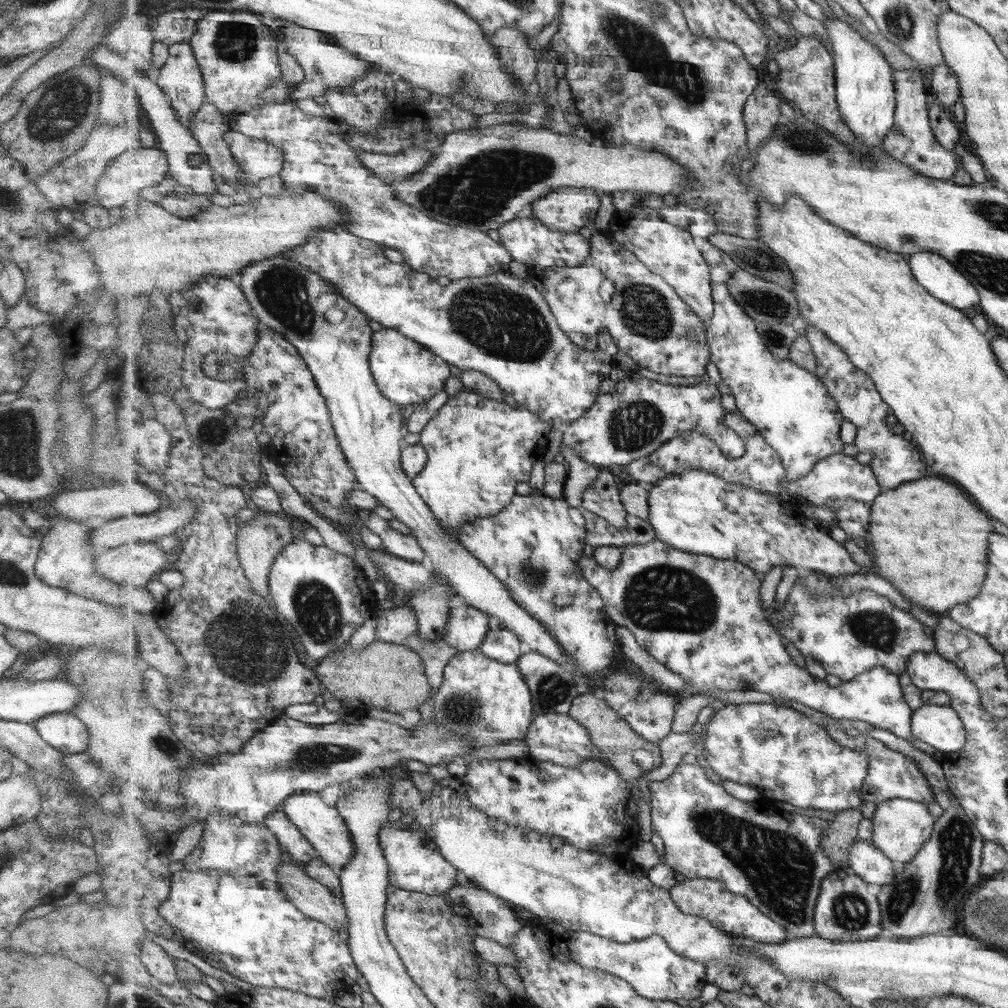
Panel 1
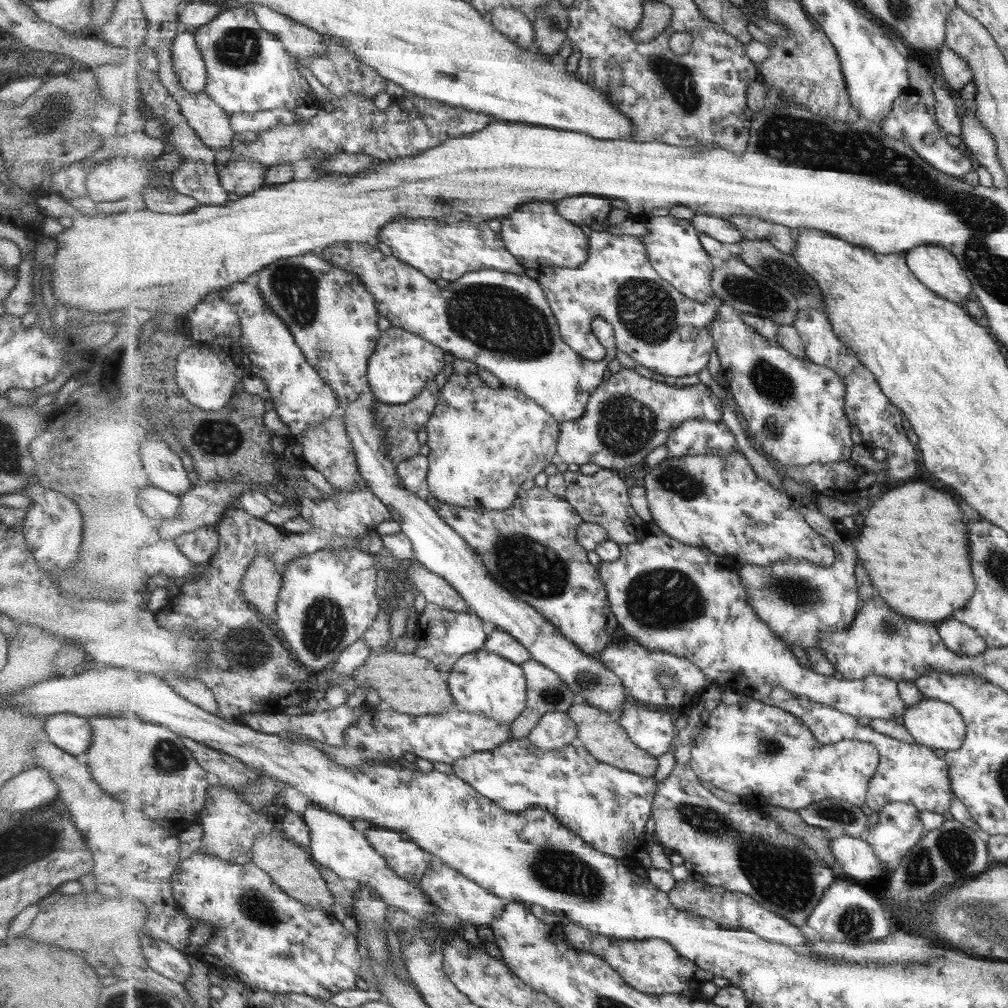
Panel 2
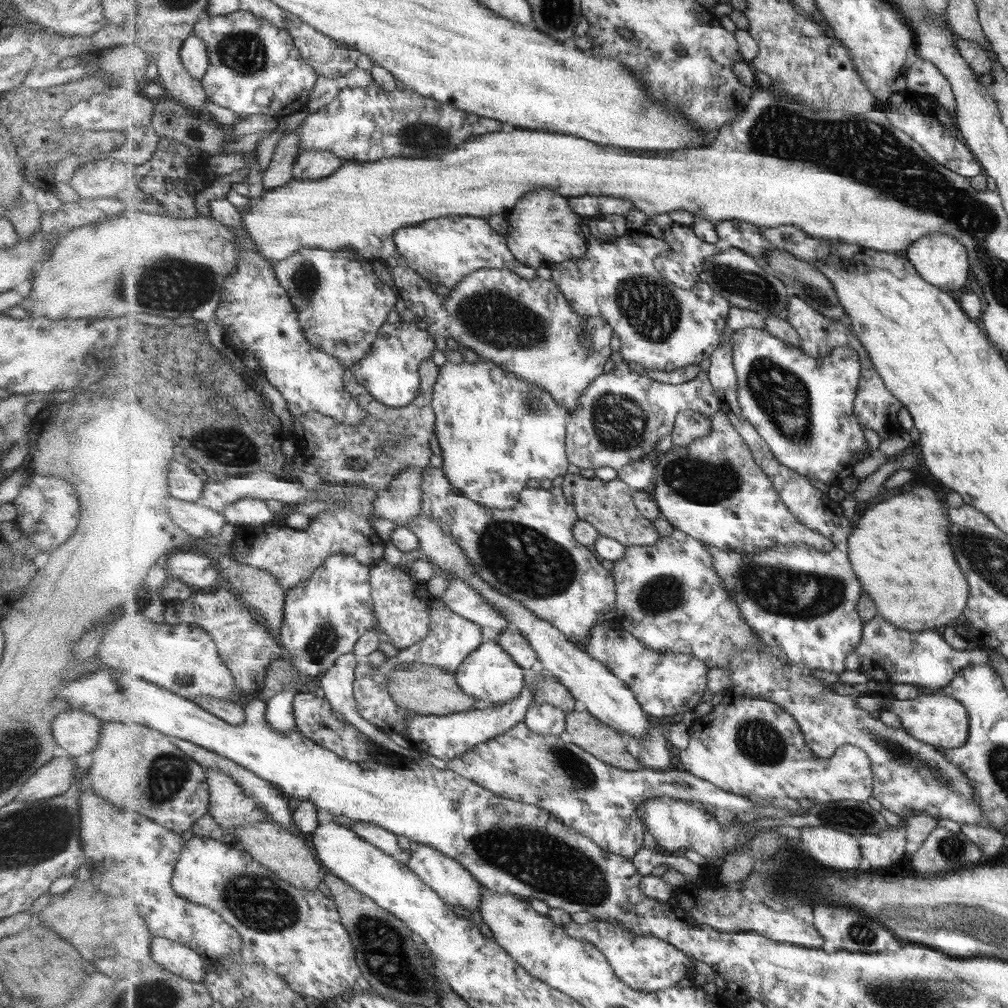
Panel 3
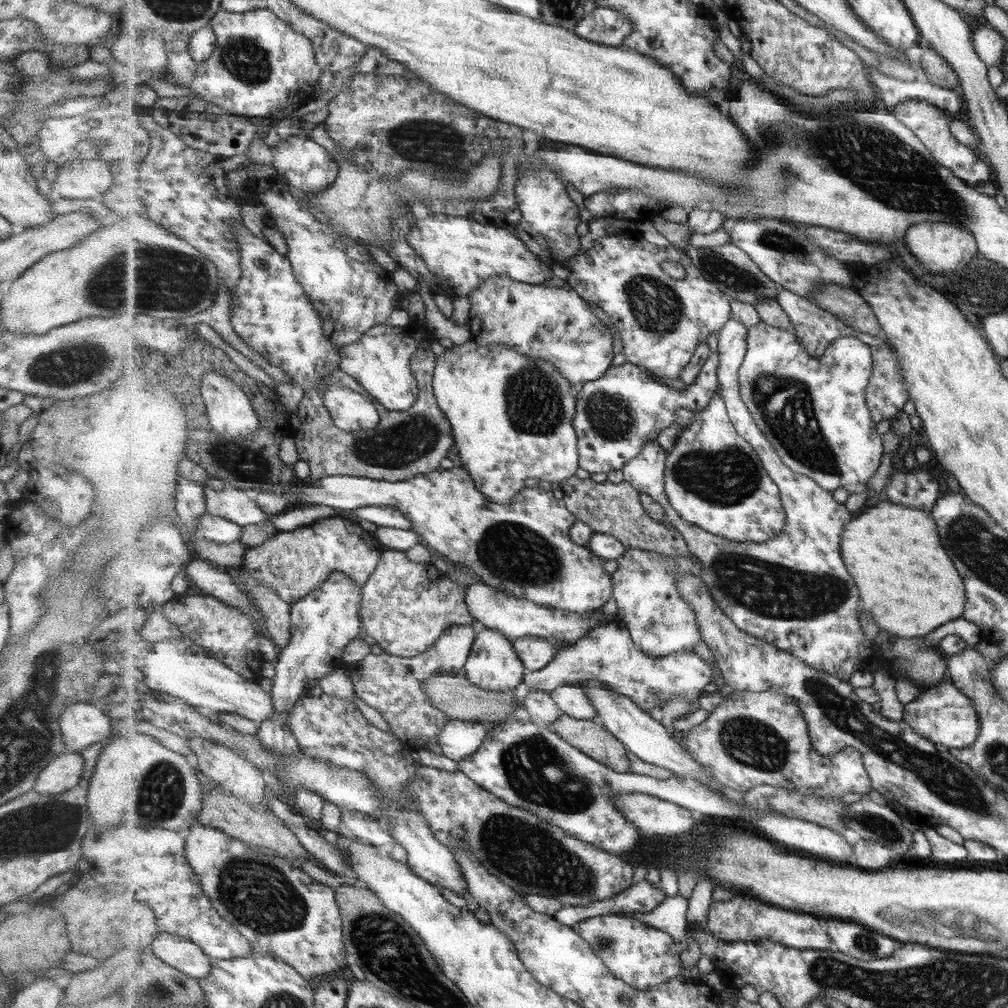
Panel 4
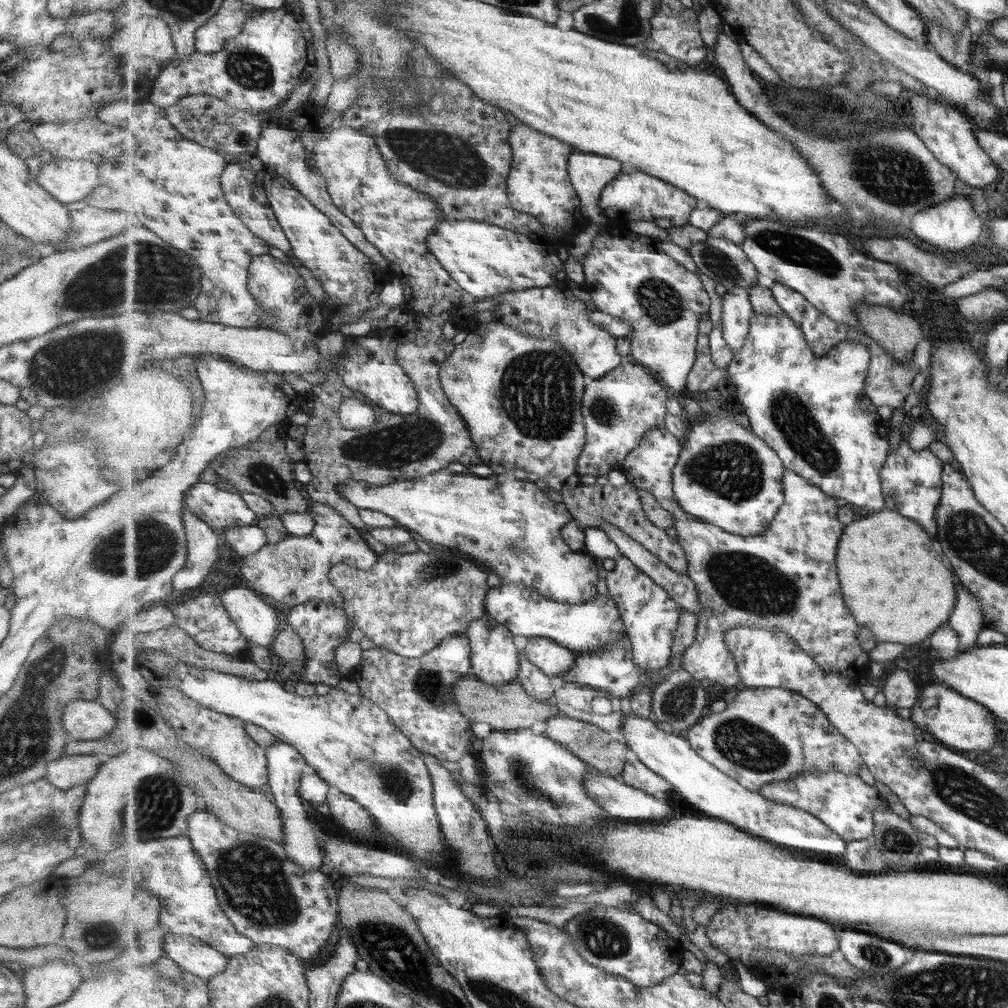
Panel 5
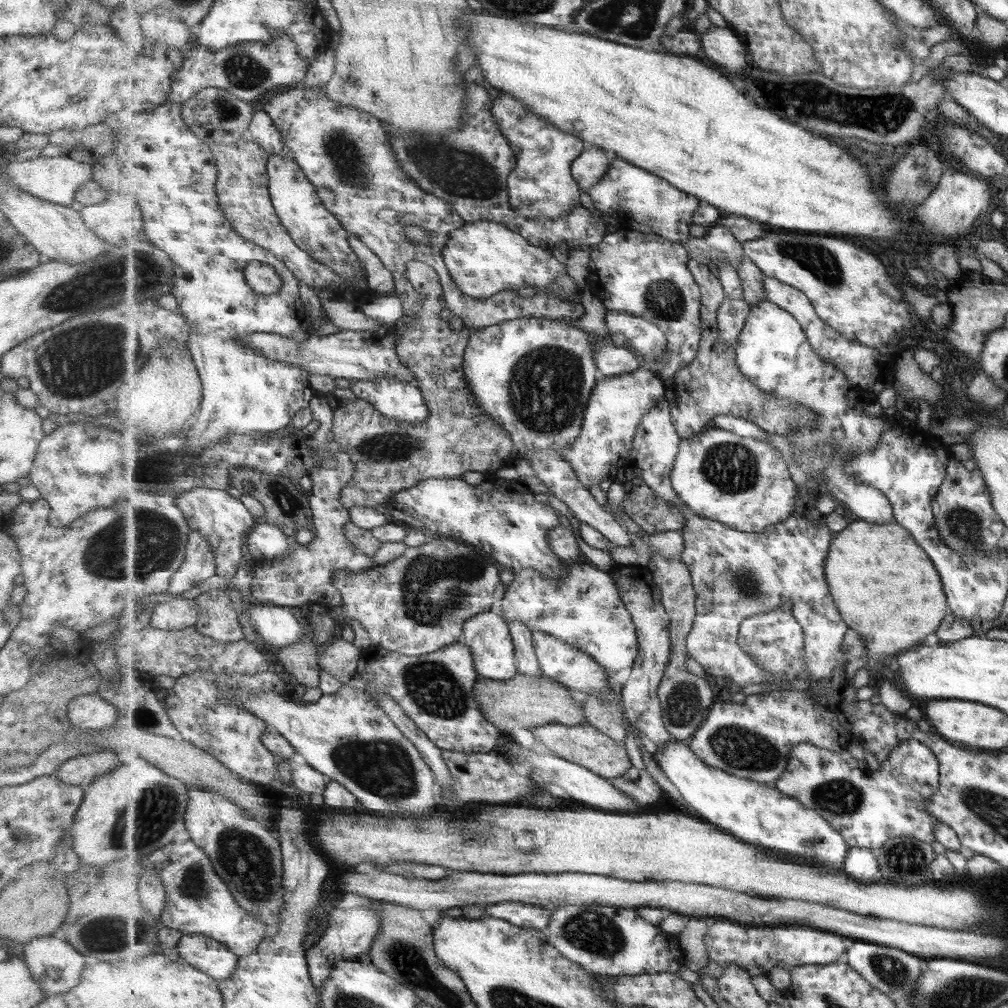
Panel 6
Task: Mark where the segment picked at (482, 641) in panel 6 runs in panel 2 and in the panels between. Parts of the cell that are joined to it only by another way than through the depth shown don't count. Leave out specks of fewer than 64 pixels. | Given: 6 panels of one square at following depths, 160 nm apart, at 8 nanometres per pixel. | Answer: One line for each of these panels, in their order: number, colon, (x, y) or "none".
2: (484, 683)
3: (489, 673)
4: (494, 665)
5: (496, 659)

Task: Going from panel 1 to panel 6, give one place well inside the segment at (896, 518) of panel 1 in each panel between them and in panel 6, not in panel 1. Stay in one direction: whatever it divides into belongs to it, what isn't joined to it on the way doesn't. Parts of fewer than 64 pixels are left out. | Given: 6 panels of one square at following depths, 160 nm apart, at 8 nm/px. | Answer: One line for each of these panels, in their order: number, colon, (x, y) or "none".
2: (914, 541)
3: (901, 548)
4: (911, 587)
5: (897, 582)
6: (887, 587)

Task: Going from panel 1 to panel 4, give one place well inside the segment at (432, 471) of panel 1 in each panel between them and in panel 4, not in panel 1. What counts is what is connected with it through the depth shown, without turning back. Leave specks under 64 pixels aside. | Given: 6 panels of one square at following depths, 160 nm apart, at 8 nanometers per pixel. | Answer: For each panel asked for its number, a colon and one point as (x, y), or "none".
2: (484, 443)
3: (497, 431)
4: (512, 417)

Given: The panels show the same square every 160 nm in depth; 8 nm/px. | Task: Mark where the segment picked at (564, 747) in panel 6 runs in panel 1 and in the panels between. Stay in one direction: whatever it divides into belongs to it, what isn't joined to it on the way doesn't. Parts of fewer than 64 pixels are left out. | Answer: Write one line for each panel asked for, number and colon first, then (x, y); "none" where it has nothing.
1: (631, 755)
2: (601, 734)
3: (603, 741)
4: (594, 740)
5: (592, 744)

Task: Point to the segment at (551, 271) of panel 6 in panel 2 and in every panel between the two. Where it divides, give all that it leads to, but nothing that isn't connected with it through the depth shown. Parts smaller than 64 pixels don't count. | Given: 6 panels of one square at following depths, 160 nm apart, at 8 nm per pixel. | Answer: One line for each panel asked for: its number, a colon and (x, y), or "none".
2: (444, 251)
3: (446, 250)
4: (465, 253)
5: (486, 260)

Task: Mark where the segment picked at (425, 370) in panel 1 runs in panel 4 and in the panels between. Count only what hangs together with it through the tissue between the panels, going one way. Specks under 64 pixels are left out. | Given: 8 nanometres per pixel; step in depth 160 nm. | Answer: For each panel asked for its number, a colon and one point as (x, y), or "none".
2: (404, 363)
3: (390, 371)
4: (380, 361)

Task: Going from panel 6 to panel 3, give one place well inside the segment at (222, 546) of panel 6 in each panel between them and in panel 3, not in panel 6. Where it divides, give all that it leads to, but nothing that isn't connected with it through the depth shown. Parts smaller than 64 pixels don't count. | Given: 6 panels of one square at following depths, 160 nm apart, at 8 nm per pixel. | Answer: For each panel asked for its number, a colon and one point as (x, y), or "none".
3: (248, 512)
4: (238, 506)
5: (221, 509)

